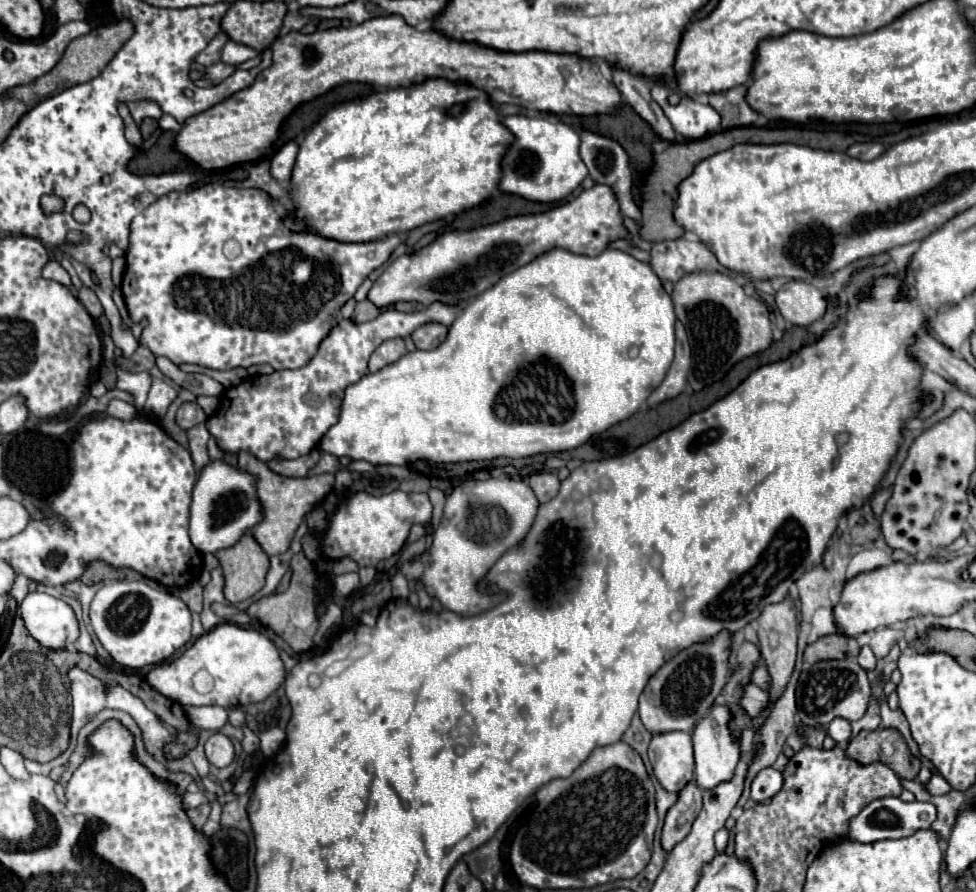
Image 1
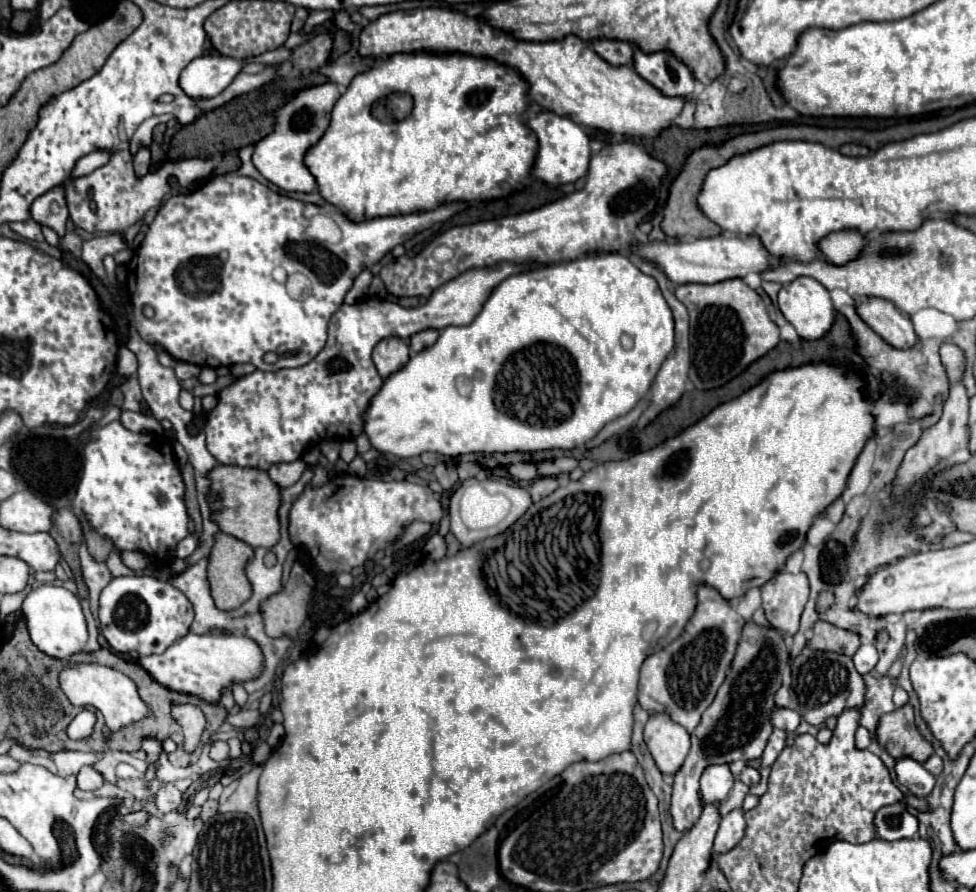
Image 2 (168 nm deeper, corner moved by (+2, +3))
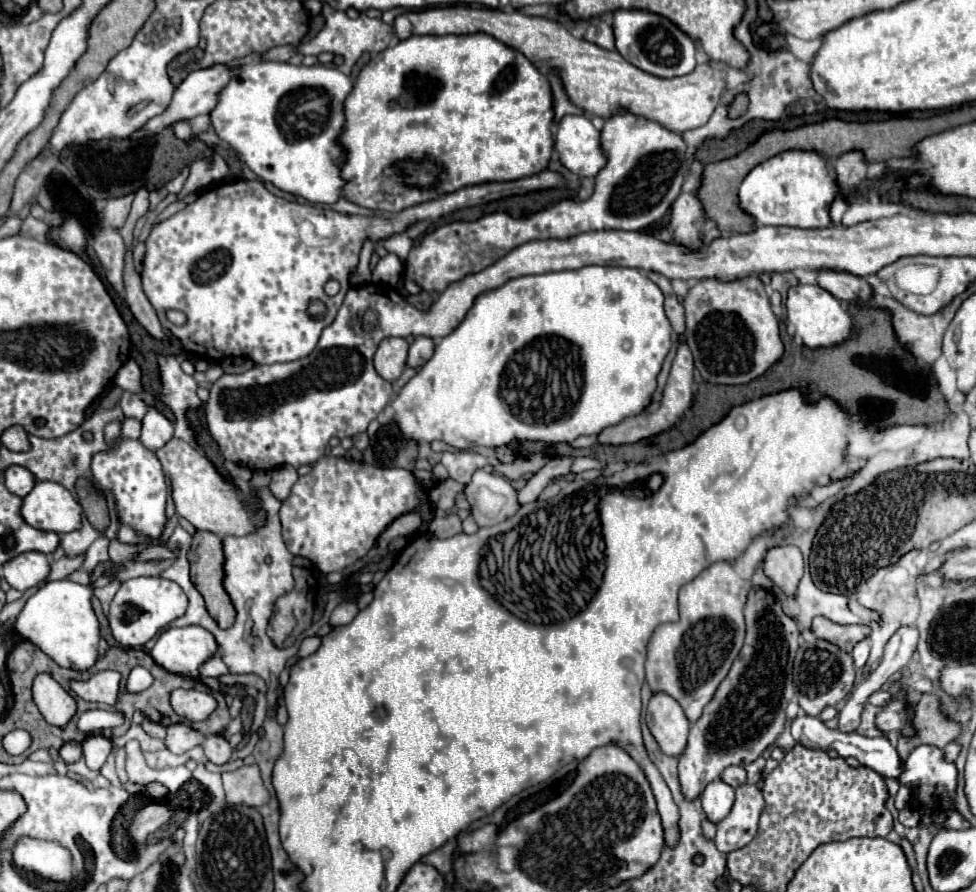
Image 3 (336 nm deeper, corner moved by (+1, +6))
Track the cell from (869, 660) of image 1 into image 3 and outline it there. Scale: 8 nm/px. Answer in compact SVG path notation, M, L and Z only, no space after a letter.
M861 640L861 642L855 646L855 650L853 650L851 656L853 656L855 668L863 668L865 662L867 662L867 658L869 658L869 644L867 644L865 640Z

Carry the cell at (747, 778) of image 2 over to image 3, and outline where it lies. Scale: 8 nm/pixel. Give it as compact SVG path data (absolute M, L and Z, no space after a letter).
M729 766L729 768L725 768L725 770L723 770L721 780L723 780L725 784L729 784L729 786L737 788L737 786L745 784L745 780L747 780L747 778L745 778L745 770L743 770L741 766Z

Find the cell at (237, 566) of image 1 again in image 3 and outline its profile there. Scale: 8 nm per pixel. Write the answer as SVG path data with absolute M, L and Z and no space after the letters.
M195 532L191 548L187 552L187 560L191 564L191 582L203 596L207 612L217 620L219 628L229 628L235 622L235 608L223 588L223 548L219 536L211 532Z

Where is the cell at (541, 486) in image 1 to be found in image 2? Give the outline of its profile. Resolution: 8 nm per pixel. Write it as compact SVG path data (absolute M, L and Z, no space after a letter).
M536 477L530 483L530 495L534 501L540 501L544 497L548 497L550 493L554 493L558 489L558 481L556 477Z

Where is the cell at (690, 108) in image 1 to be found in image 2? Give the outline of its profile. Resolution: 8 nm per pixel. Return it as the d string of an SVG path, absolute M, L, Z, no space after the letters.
M634 49L634 67L636 73L654 85L666 97L682 97L688 103L694 103L694 77L690 69L680 63L672 53L642 53Z

